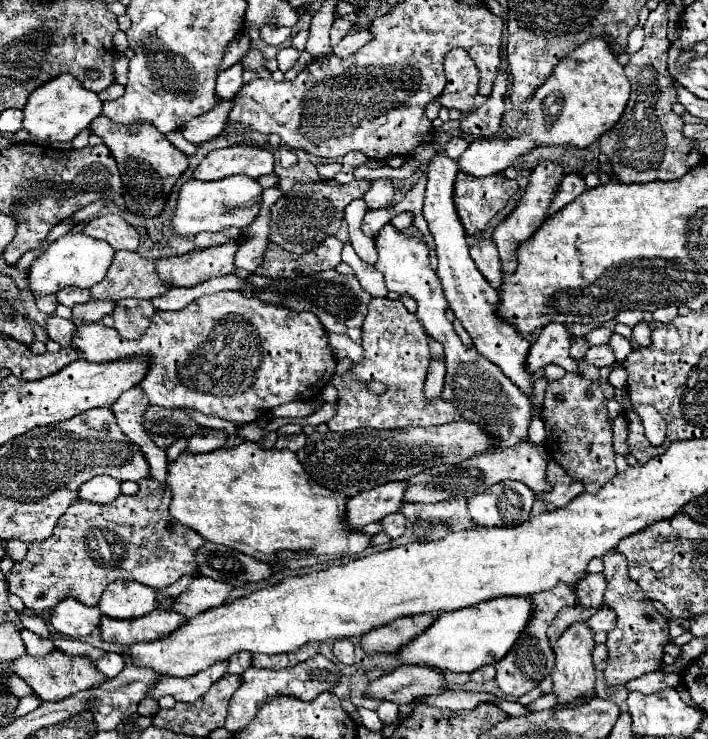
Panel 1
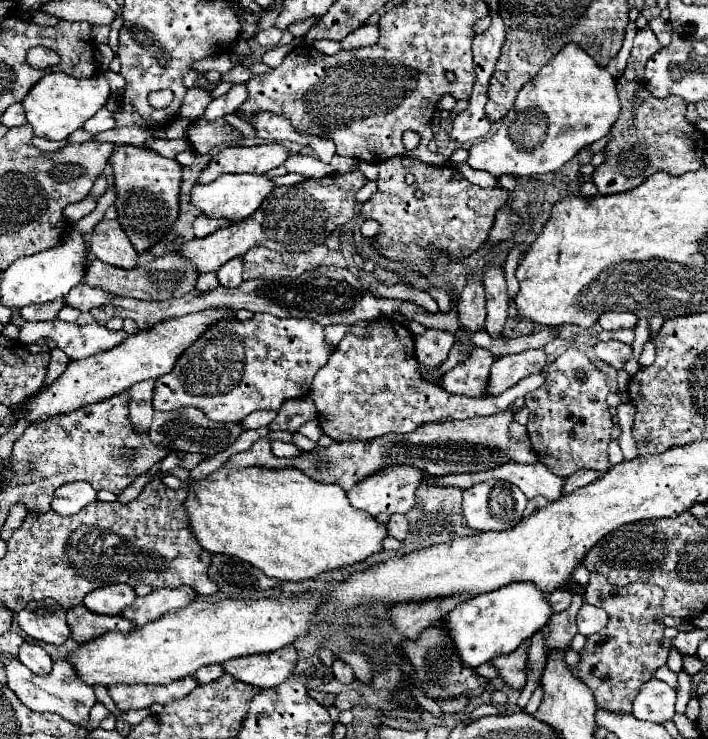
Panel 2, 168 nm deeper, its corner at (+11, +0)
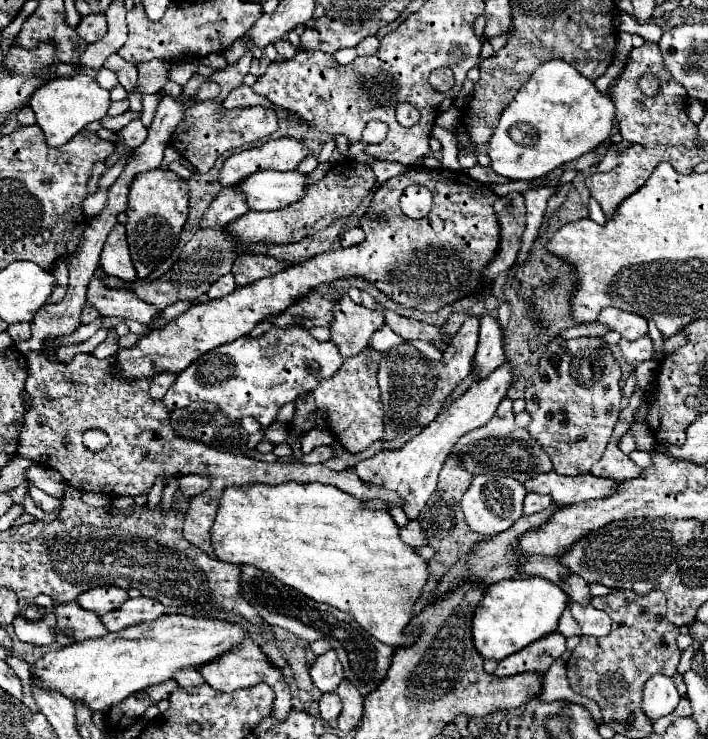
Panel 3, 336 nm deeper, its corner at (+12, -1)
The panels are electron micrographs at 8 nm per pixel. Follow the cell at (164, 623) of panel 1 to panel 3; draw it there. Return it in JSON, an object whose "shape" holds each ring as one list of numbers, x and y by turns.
{"shape":[[78,602,54,604,56,614,56,642,60,646,68,646,74,642,84,642,88,638,100,638,108,630,100,626,96,614,80,608]]}

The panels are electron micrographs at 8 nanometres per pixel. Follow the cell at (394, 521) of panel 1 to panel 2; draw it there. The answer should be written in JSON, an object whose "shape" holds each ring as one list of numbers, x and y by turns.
{"shape":[[391,515,387,523,387,533,399,541,407,537,407,517,405,515]]}

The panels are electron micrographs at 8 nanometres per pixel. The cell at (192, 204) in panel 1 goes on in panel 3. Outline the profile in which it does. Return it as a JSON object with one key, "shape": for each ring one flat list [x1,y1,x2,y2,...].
{"shape":[[264,170,238,184,248,198,250,210,278,210,290,206,306,196,306,186,306,174,298,170]]}

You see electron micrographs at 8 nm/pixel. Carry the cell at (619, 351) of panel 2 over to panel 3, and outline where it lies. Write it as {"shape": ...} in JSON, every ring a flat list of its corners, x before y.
{"shape":[[650,336,638,338,638,340,634,340,634,342,630,342,630,340,620,340,618,346,620,346,622,356,624,356,630,364,634,364,634,366,640,364,640,362,644,362,644,360,652,360,654,354,656,354]]}

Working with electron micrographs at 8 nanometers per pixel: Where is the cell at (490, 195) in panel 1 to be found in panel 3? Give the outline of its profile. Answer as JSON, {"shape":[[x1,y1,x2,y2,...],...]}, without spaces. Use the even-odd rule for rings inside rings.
{"shape":[[408,168,406,174,386,180,374,192,372,206,360,218,360,228,366,234,362,244,320,254,310,258,304,266,284,268,274,276,240,286,224,298,194,304,166,328,142,336,134,348,118,350,116,364,120,366,120,374,128,374,128,378,148,378,148,374,154,376,160,370,182,372,202,354,234,342,240,336,248,336,264,318,284,312,322,284,330,284,338,278,358,276,374,284,392,302,420,312,438,312,456,300,478,294,486,286,484,270,500,248,500,224,492,208,494,202,496,194,464,172],[412,184,426,186,434,196,430,214,420,220,412,220,400,210,400,194],[368,214,380,214,386,222,372,222]]}

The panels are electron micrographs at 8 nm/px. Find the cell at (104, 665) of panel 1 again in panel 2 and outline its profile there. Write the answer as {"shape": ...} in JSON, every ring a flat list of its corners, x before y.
{"shape":[[65,657,53,661,53,667,47,675,31,673,31,669,21,665,17,659,5,665,5,673,7,673,9,689,33,711,41,711,41,713,51,711,69,721,85,721,85,717,89,717,89,709,97,703,93,689,85,685,85,681,77,675,73,663]]}

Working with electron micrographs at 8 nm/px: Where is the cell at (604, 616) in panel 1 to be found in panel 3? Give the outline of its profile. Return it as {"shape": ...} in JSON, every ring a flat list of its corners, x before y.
{"shape":[[576,602,570,604,570,610,572,610,572,616,578,620,578,624,582,626,584,636,600,638,600,636,606,636,610,632,612,620,606,612,596,610,592,606,580,606]]}

